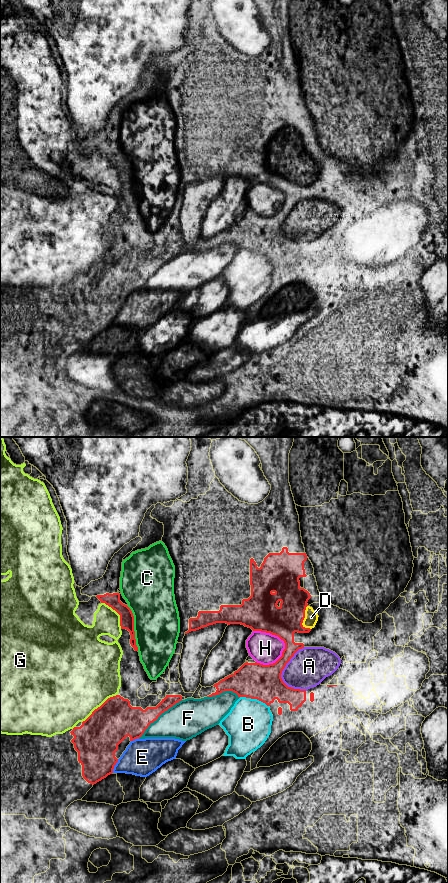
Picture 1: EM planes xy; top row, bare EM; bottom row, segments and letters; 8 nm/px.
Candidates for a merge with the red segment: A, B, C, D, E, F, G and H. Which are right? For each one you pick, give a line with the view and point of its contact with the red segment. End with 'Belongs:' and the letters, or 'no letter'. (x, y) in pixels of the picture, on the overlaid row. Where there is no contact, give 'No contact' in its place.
D: Touches red at xy (303, 619)
Belongs: D

